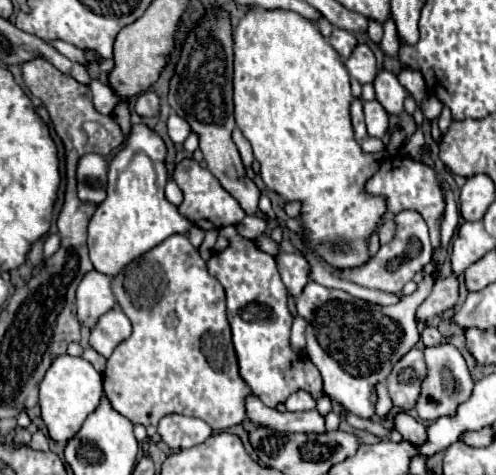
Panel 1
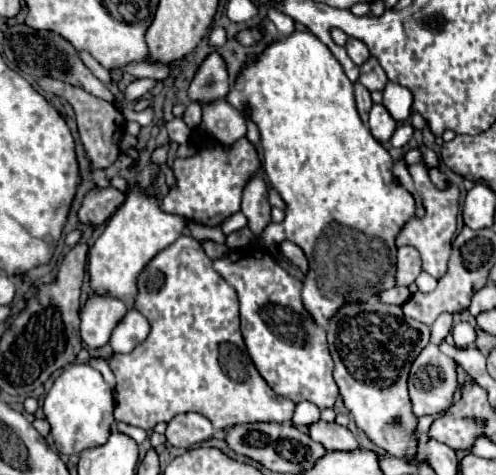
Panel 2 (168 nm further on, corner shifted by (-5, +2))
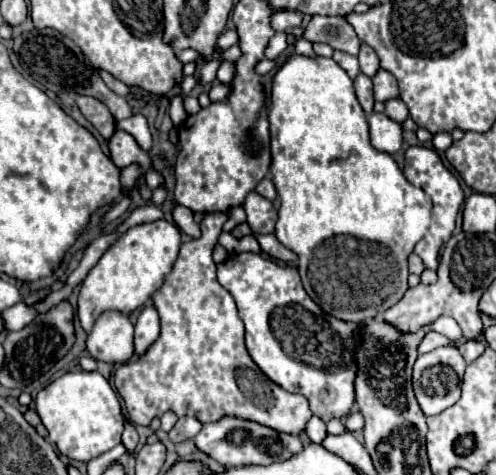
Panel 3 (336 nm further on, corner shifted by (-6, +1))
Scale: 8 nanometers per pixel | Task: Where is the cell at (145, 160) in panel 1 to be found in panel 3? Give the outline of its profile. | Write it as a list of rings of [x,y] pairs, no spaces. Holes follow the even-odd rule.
[[[154,220],[128,228],[112,246],[108,246],[80,286],[78,318],[82,328],[88,332],[104,310],[120,310],[122,314],[130,314],[140,308],[154,294],[154,290],[160,288],[178,256],[180,244],[180,230],[168,220]]]

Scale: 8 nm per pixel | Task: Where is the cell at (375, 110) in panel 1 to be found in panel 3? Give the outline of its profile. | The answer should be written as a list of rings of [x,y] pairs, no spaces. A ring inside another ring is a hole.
[[[374,112],[368,118],[368,124],[370,124],[370,140],[372,140],[372,146],[376,150],[386,152],[386,154],[394,154],[394,152],[400,150],[400,146],[402,146],[402,126],[398,122],[388,118],[386,114]]]

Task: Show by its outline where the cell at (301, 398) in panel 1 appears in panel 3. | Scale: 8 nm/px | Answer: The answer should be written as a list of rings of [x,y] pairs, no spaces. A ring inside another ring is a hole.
[[[312,416],[312,418],[308,420],[308,424],[306,424],[306,434],[308,434],[308,438],[310,438],[312,442],[320,444],[320,442],[324,440],[324,436],[326,436],[326,424],[324,424],[320,418]]]

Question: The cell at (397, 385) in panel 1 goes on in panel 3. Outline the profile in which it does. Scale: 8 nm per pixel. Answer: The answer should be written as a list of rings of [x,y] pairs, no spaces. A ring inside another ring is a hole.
[[[452,344],[444,346],[444,348],[436,348],[432,352],[426,352],[426,354],[418,356],[418,360],[414,364],[414,378],[412,378],[412,382],[414,382],[416,400],[418,400],[418,404],[420,404],[420,408],[422,408],[422,412],[426,416],[440,414],[446,408],[450,408],[454,402],[458,402],[464,368],[466,368],[466,362],[460,356],[458,348],[452,346]]]

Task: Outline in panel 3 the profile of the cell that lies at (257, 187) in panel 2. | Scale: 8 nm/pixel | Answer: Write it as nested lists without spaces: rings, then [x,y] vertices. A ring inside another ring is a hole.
[[[250,192],[244,200],[244,210],[248,214],[248,226],[254,234],[270,234],[274,232],[278,212],[270,200],[260,196],[258,192]]]

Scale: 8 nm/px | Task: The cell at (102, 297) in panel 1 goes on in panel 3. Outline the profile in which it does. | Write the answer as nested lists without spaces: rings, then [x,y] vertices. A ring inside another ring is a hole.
[[[106,310],[86,338],[86,350],[102,362],[128,362],[134,354],[134,326],[126,314]]]

